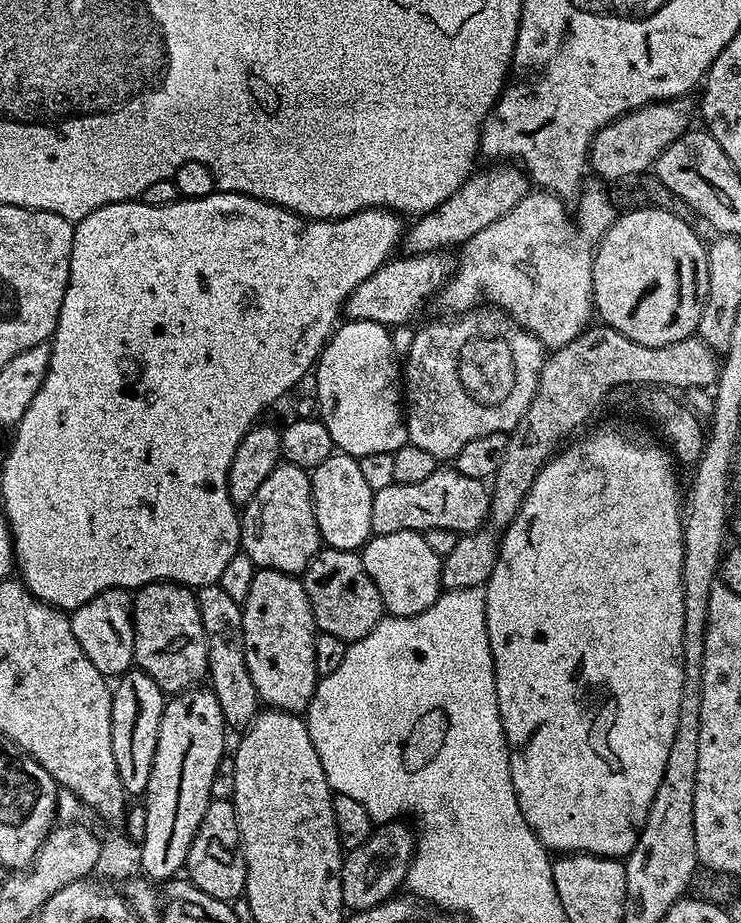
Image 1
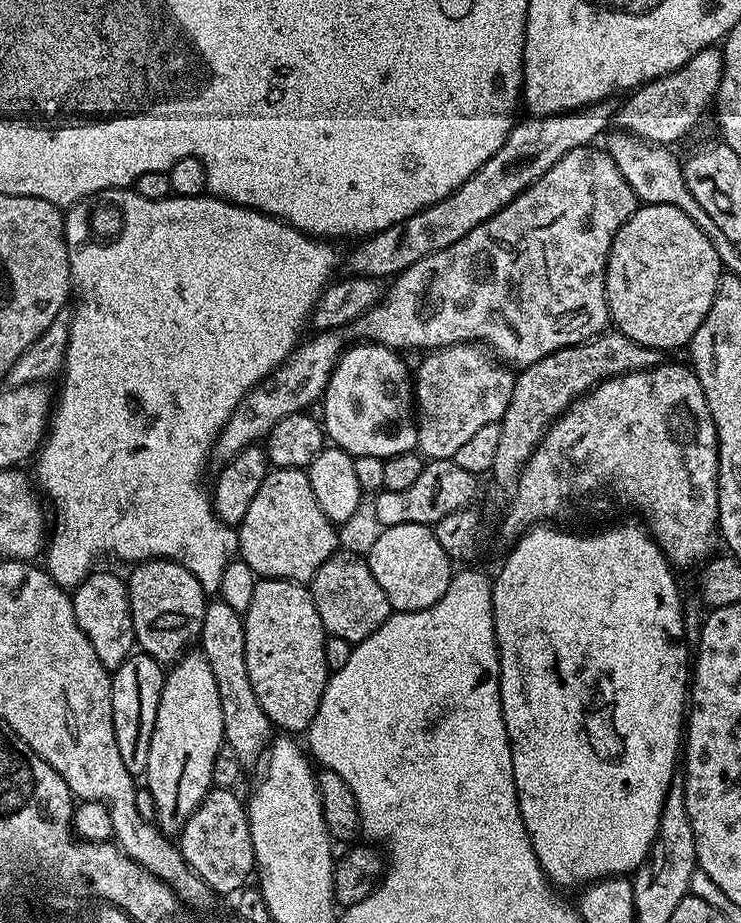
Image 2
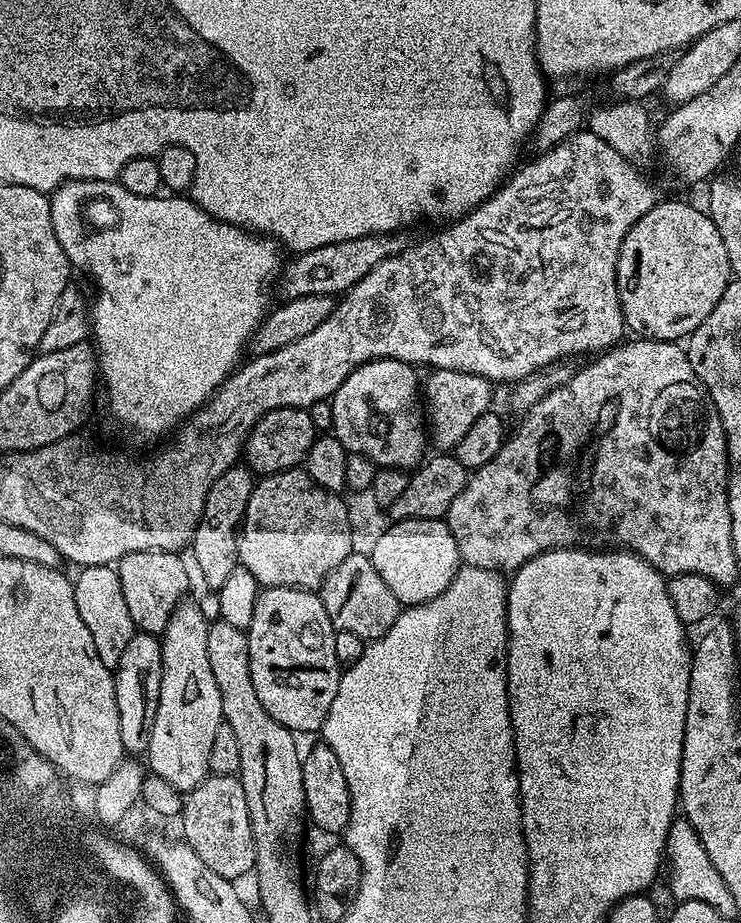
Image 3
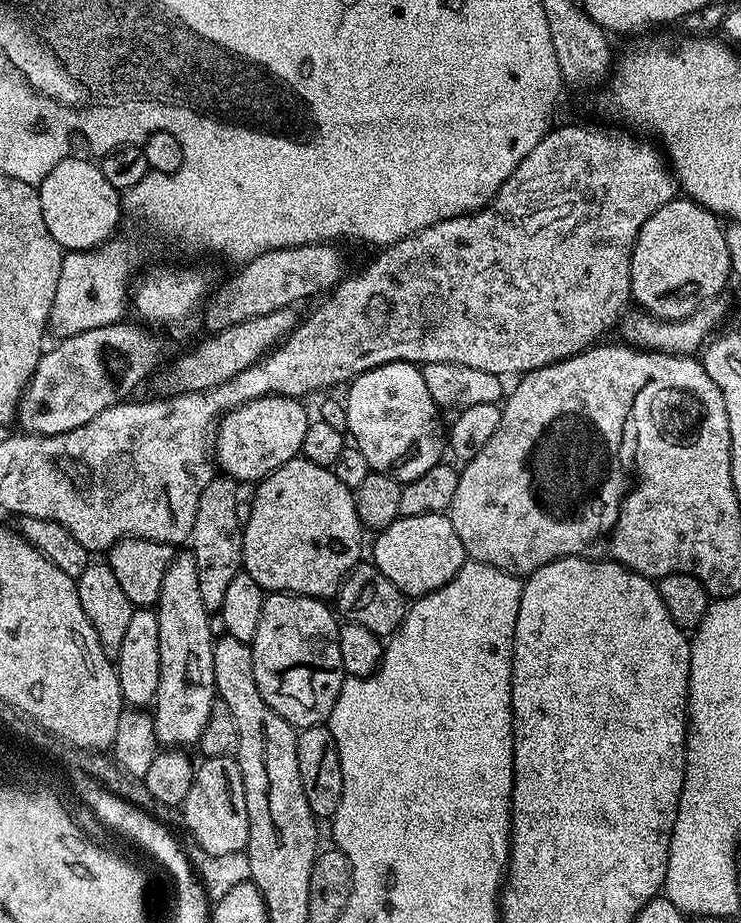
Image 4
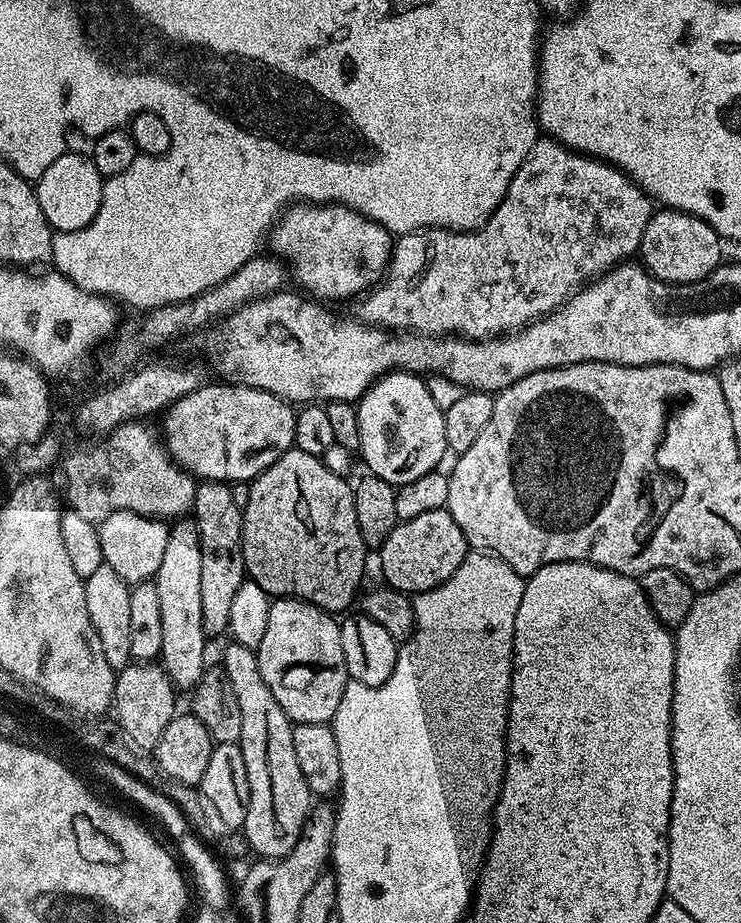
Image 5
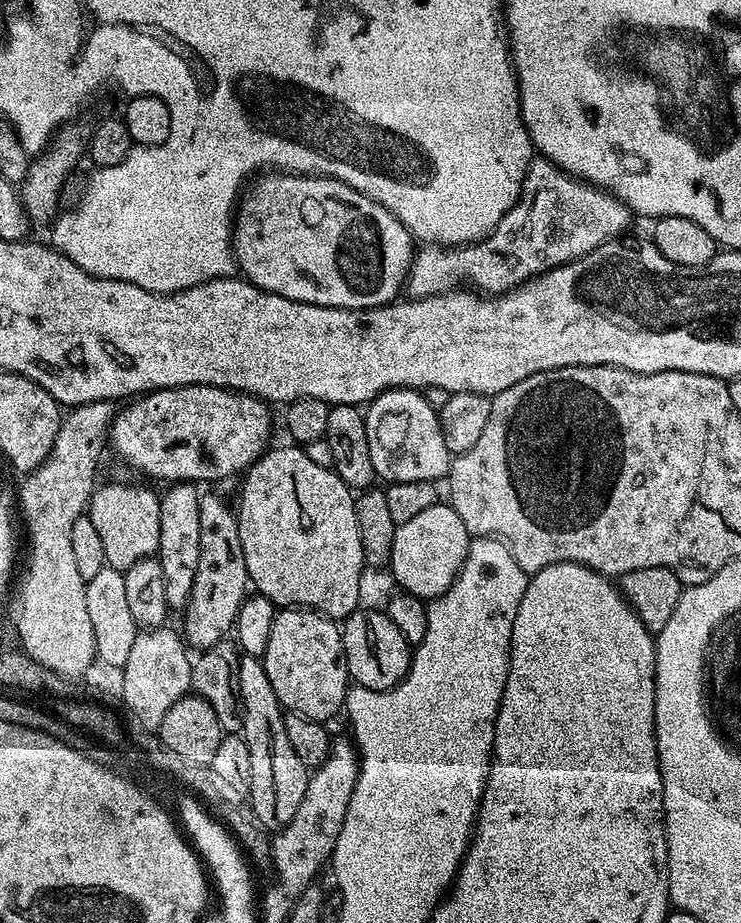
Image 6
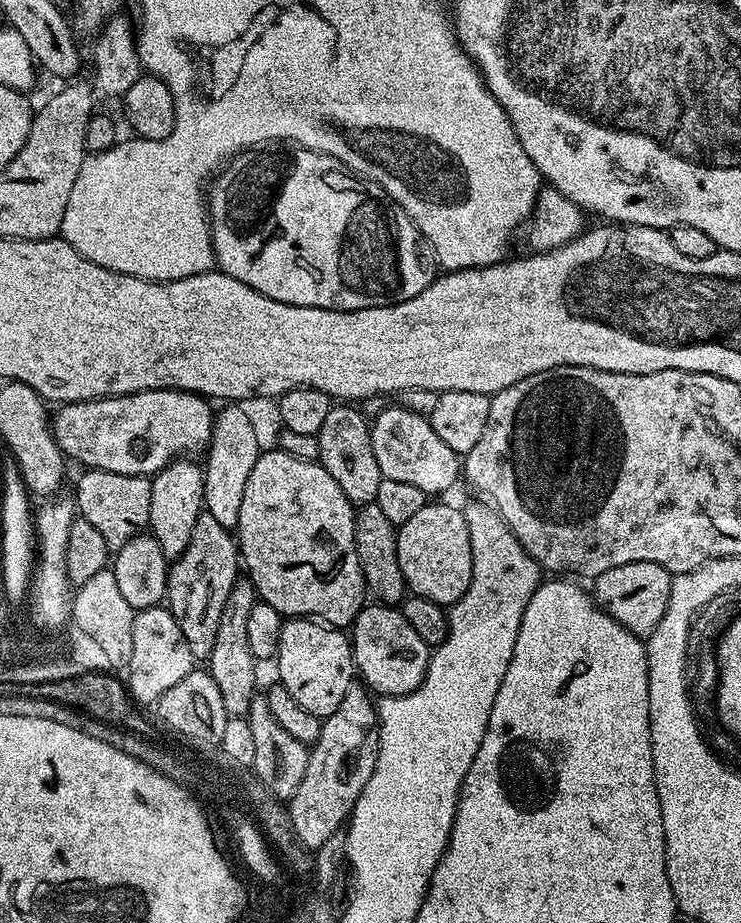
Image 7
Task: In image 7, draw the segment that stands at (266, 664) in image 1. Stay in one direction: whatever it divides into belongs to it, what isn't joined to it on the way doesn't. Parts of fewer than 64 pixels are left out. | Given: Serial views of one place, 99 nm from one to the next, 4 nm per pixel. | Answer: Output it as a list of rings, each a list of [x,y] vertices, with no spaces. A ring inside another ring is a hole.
[[[312,618],[285,619],[278,642],[274,667],[278,682],[302,705],[302,710],[318,717],[338,710],[346,690],[354,686],[352,642],[347,631],[331,627]],[[353,676],[353,680],[352,680]]]

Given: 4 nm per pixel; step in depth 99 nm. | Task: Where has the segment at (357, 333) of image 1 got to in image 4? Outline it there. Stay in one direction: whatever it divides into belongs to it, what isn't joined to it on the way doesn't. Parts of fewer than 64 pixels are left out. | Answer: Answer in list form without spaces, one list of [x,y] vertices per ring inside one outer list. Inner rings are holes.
[[[406,360],[390,362],[370,369],[347,385],[348,400],[343,401],[348,423],[347,435],[351,443],[366,457],[374,472],[384,472],[395,480],[407,482],[426,474],[430,466],[441,463],[446,452],[446,432],[440,429],[440,416],[430,390],[426,390],[426,378],[417,365]]]

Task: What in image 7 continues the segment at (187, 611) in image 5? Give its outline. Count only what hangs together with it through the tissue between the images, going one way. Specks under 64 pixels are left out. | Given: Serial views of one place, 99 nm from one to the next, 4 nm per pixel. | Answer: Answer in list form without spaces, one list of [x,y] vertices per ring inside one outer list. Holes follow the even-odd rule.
[[[188,458],[173,460],[161,472],[151,477],[148,528],[150,535],[156,539],[162,554],[169,562],[177,560],[182,550],[186,550],[190,534],[194,532],[194,526],[201,512],[205,511],[203,478],[204,468]]]

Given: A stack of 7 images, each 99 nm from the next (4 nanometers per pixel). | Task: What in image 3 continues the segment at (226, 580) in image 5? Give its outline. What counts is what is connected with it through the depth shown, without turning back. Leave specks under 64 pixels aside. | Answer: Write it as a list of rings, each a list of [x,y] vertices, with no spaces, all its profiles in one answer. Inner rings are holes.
[[[237,462],[222,478],[210,486],[210,494],[206,494],[206,506],[200,519],[196,533],[192,535],[190,553],[196,559],[196,568],[204,579],[204,584],[211,590],[218,590],[226,577],[240,564],[240,541],[238,533],[244,523],[246,506],[250,502],[250,494],[256,488],[257,477],[251,468]]]

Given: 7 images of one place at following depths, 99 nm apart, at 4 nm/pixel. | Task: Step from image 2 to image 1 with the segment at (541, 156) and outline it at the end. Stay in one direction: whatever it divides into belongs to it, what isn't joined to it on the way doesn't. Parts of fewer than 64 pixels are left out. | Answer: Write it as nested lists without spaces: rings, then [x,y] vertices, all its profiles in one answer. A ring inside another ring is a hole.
[[[496,162],[490,167],[492,168],[486,172],[477,171],[469,176],[468,181],[461,188],[454,190],[454,194],[446,198],[446,202],[442,202],[433,212],[424,213],[413,223],[416,224],[413,228],[411,225],[405,231],[402,237],[402,248],[407,255],[421,256],[450,250],[454,244],[462,246],[470,238],[474,238],[478,230],[486,230],[486,226],[510,214],[510,210],[514,210],[514,206],[522,202],[522,198],[530,191],[527,172],[512,162]]]

